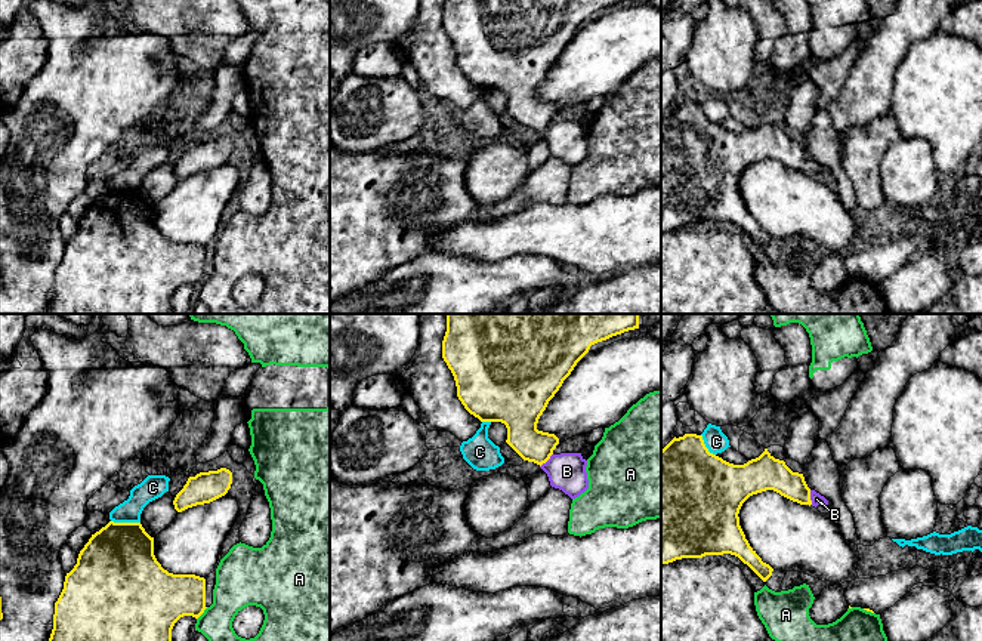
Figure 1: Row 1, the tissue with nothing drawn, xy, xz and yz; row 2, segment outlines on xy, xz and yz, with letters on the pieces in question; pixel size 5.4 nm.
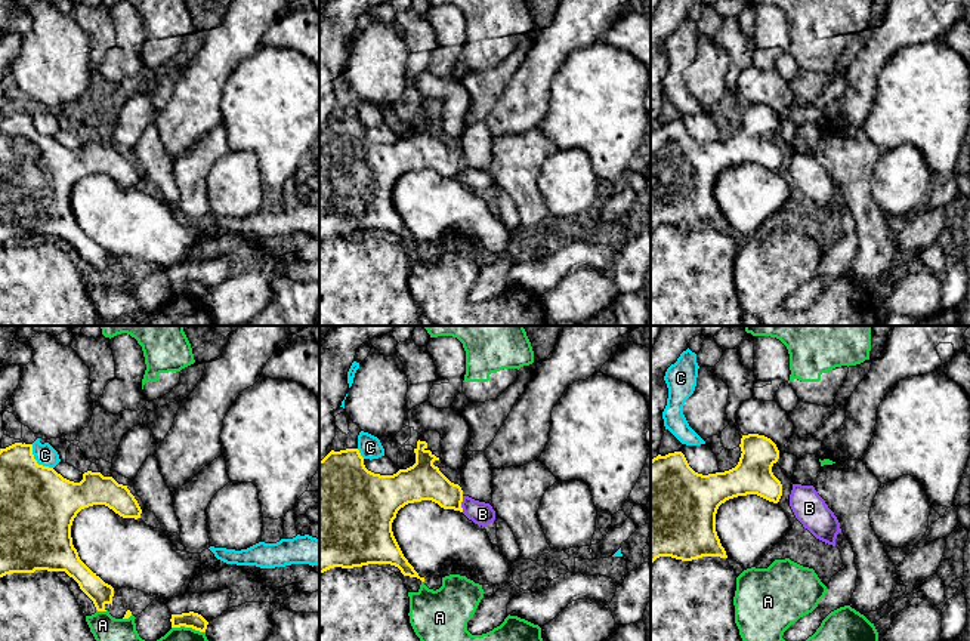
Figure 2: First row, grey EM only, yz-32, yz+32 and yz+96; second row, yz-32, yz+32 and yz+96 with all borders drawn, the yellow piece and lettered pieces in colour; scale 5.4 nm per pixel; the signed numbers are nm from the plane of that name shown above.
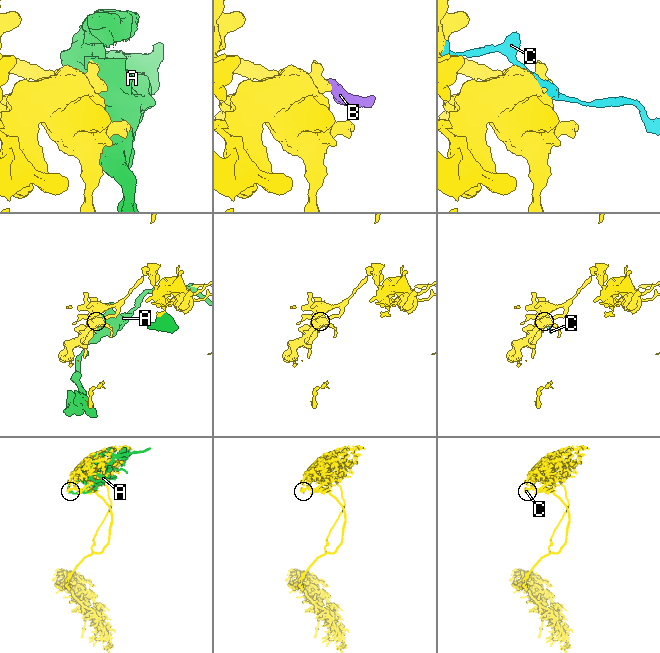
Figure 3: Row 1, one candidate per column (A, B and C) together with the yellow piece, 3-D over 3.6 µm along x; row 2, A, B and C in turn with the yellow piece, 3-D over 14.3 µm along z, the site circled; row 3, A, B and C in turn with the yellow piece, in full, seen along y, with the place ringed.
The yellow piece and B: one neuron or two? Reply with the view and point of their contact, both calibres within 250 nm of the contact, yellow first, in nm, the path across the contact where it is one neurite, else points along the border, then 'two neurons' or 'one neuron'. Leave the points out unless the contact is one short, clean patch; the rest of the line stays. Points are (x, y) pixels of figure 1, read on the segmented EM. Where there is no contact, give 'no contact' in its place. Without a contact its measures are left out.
contact xz (546, 461); calibres 180 and 200 nm; way xz (531, 444), (546, 461), (567, 471); one neuron

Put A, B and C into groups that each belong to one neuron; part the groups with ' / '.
A / B / C

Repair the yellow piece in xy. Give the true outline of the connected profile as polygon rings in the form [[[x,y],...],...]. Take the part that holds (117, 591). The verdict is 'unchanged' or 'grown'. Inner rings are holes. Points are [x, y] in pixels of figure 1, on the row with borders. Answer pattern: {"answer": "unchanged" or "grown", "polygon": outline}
{"answer": "unchanged", "polygon": [[[109,521],[92,534],[80,551],[77,564],[67,573],[64,589],[55,603],[49,641],[172,641],[172,629],[180,617],[198,619],[206,608],[204,577],[164,570],[154,555],[154,537],[140,523]]]}

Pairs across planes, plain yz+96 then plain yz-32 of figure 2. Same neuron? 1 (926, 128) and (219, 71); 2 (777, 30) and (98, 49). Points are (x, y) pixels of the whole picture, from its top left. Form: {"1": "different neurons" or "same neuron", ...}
{"1": "different neurons", "2": "different neurons"}

